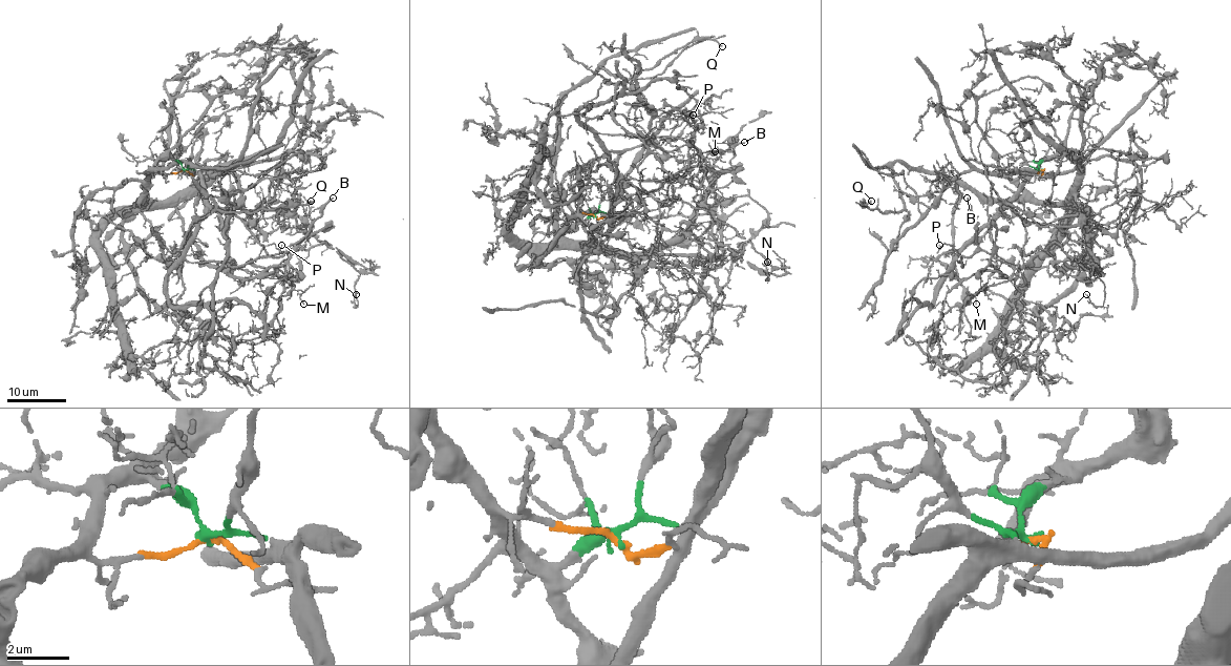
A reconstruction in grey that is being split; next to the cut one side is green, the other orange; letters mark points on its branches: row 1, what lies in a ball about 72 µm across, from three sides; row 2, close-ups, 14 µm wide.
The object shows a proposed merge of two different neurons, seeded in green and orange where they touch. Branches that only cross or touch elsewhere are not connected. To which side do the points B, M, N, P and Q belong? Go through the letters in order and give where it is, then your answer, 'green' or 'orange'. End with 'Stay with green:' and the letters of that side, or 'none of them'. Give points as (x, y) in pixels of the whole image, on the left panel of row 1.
B: at (333, 198); green
M: at (303, 304); green
N: at (356, 294); green
P: at (281, 245); green
Q: at (311, 201); orange
Stay with green: B, M, N, P

